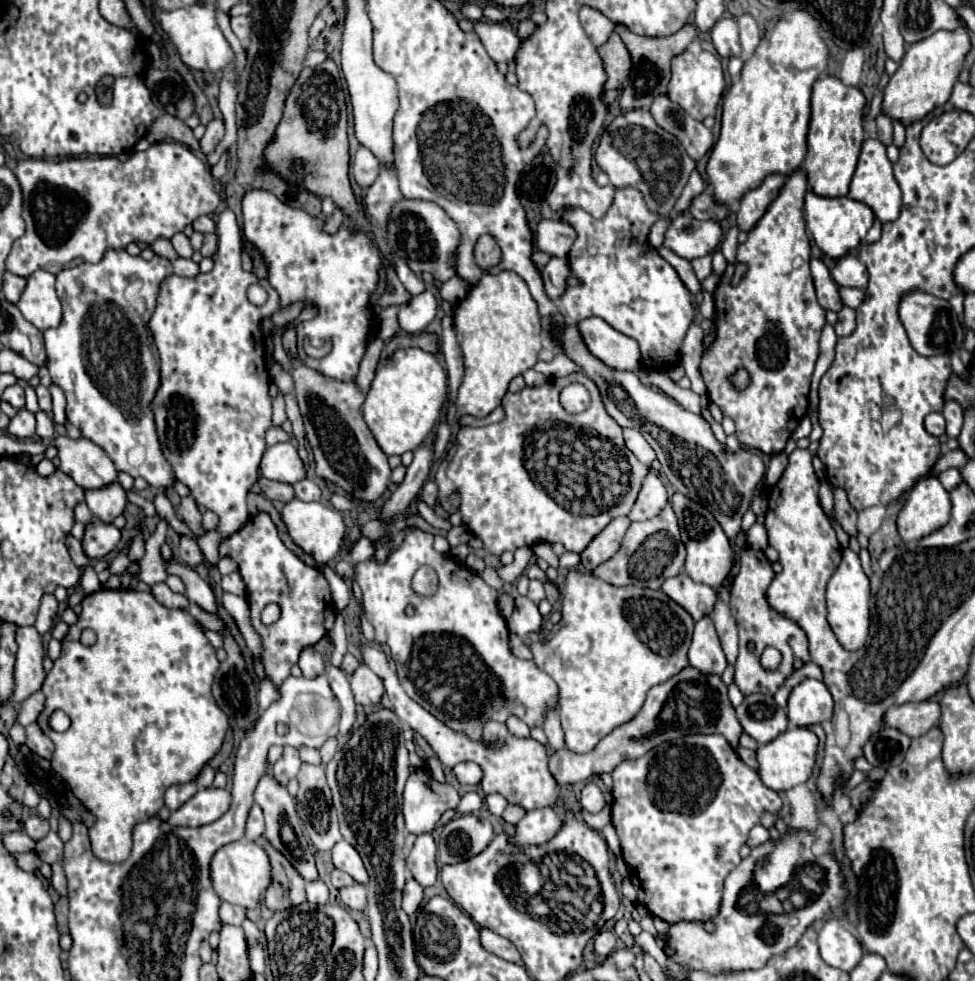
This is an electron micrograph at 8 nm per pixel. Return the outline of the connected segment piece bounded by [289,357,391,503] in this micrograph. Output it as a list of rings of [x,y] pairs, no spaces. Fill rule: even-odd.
[[[289,357],[291,377],[295,381],[295,399],[303,417],[305,437],[313,449],[317,477],[335,483],[351,499],[375,503],[391,485],[391,467],[387,455],[377,445],[363,421],[363,393],[353,381],[337,381],[305,365],[299,357]]]

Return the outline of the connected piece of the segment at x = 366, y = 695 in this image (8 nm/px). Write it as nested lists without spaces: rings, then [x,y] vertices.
[[[361,663],[357,671],[351,675],[351,691],[357,705],[379,705],[383,695],[383,683],[381,679],[365,665]]]

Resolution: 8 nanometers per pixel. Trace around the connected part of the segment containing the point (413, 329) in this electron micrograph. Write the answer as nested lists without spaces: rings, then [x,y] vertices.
[[[431,291],[411,297],[409,303],[399,307],[399,325],[407,333],[421,333],[437,315],[437,299]]]

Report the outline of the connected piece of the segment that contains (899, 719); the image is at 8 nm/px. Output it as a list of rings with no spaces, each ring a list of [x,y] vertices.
[[[921,701],[921,703],[905,703],[887,709],[883,715],[883,723],[893,727],[909,737],[925,735],[935,723],[939,723],[941,707],[935,701]]]

